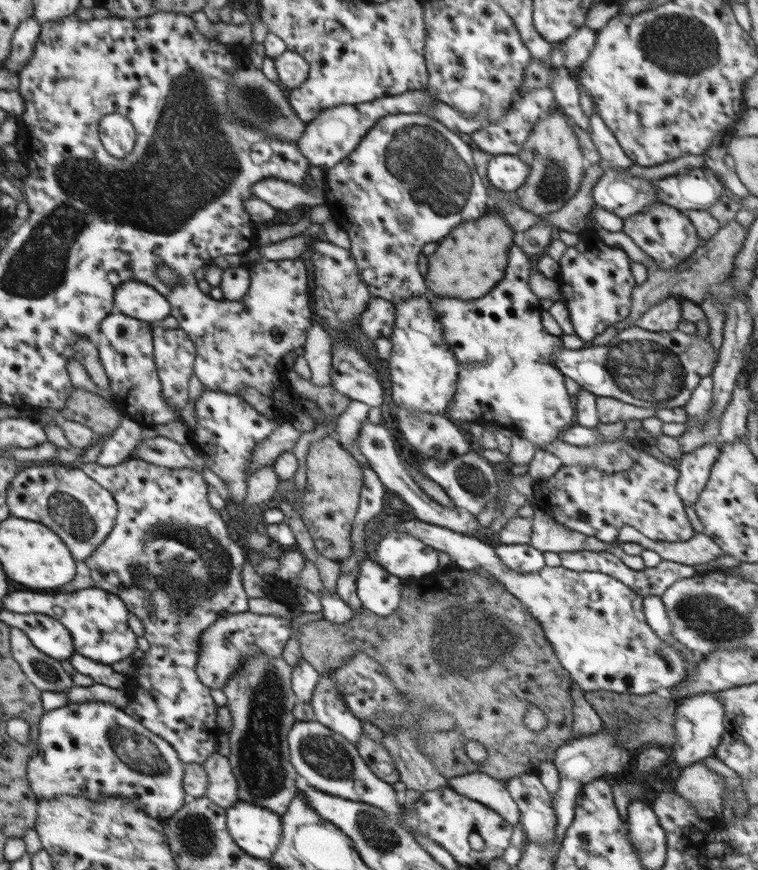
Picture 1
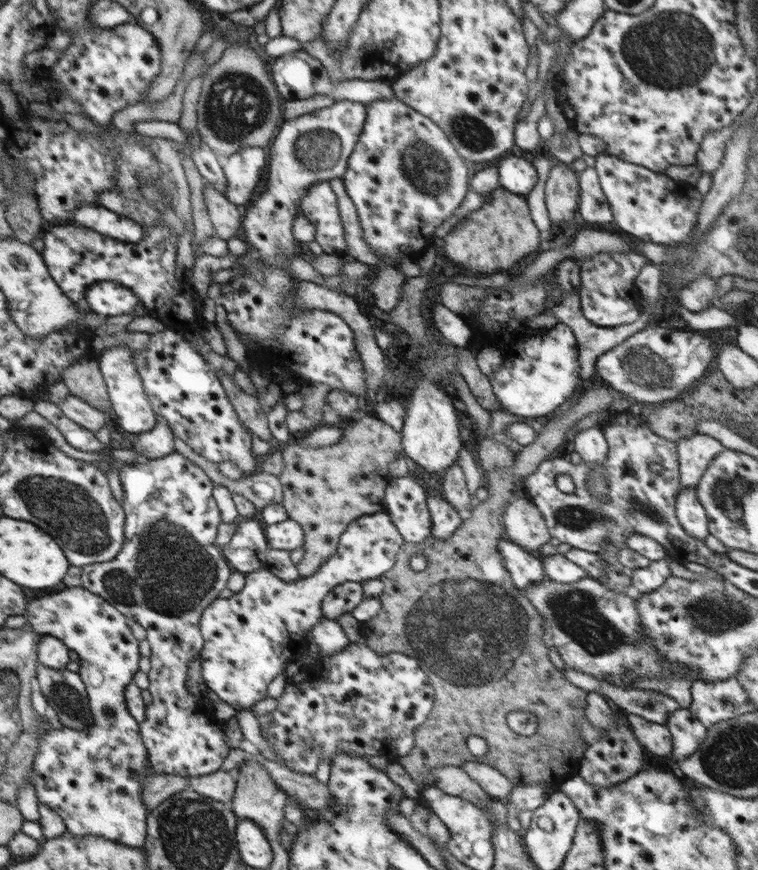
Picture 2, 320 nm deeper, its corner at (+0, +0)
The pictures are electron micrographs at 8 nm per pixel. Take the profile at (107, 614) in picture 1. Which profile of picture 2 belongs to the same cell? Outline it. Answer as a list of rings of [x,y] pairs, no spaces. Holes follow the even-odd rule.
[[[83,586],[62,588],[62,592],[58,592],[58,594],[32,600],[32,602],[28,604],[28,610],[25,611],[24,616],[27,617],[27,624],[31,632],[40,634],[41,636],[54,636],[62,640],[70,650],[74,650],[74,652],[78,654],[78,663],[80,665],[78,673],[86,685],[87,695],[91,703],[93,721],[95,722],[92,726],[88,726],[86,729],[83,728],[83,730],[73,730],[66,726],[60,730],[49,727],[49,730],[40,737],[40,751],[39,754],[37,753],[35,755],[34,768],[31,769],[30,776],[30,781],[32,781],[35,786],[36,796],[39,802],[46,803],[50,808],[53,808],[63,818],[64,824],[69,832],[79,834],[80,836],[94,834],[108,840],[119,842],[120,844],[131,845],[132,848],[144,849],[145,843],[147,842],[147,814],[150,810],[147,808],[146,801],[143,800],[143,782],[147,776],[146,772],[148,774],[156,773],[152,770],[152,764],[149,764],[149,770],[145,768],[144,759],[146,756],[148,757],[146,742],[143,740],[142,731],[139,728],[140,722],[131,715],[131,711],[127,707],[126,688],[134,682],[135,672],[138,670],[140,654],[138,654],[138,640],[132,636],[132,632],[130,632],[130,628],[128,628],[128,622],[126,622],[126,616],[105,597],[100,596],[99,593],[93,593],[90,589],[85,589]]]

